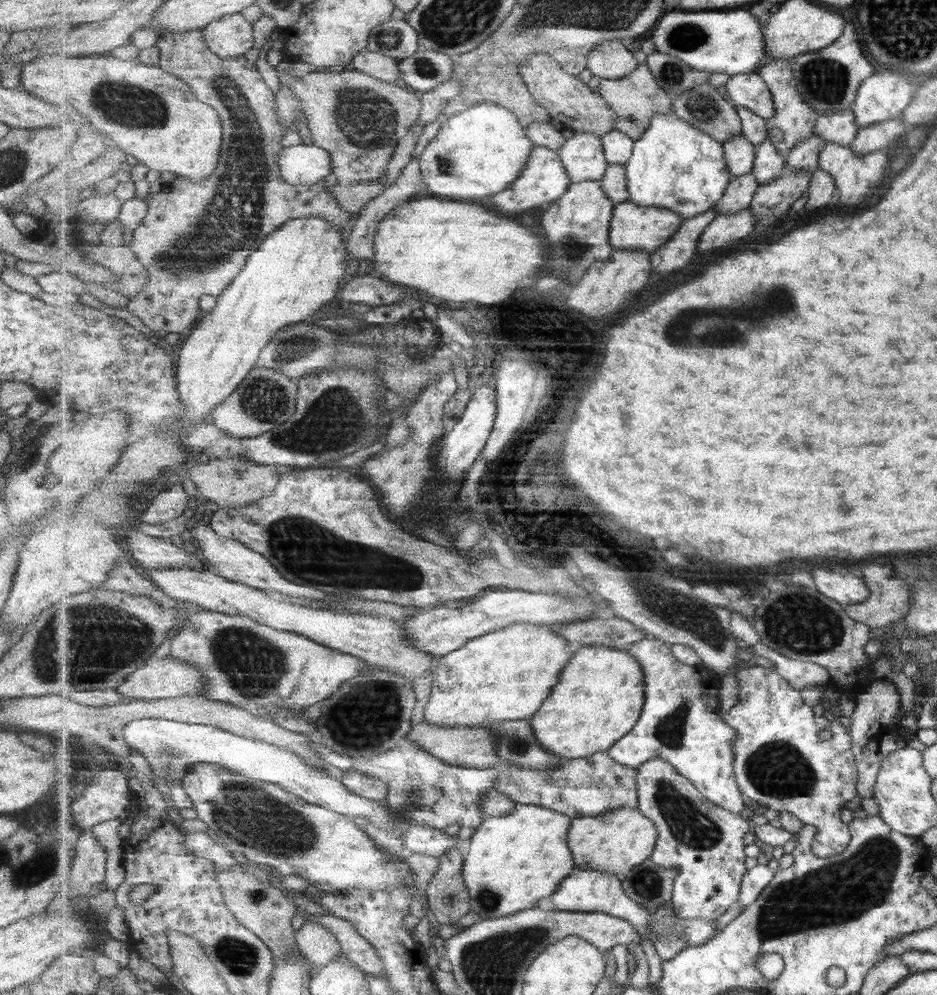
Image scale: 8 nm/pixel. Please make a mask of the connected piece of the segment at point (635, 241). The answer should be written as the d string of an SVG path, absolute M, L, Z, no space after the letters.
M630 200L616 205L610 227L610 240L619 251L639 251L653 254L667 244L677 234L684 223L683 216L668 208L657 206L639 206Z

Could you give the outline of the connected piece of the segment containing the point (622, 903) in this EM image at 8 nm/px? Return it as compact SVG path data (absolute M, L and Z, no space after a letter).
M576 868L551 895L555 910L569 912L605 912L619 916L633 924L633 928L642 936L648 936L648 924L651 913L641 904L637 904L623 890L623 882L615 874L587 871Z

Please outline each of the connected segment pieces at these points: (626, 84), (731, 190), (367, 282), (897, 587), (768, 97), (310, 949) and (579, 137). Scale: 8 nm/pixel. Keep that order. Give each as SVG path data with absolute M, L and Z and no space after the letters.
M640 64L635 71L620 79L601 79L598 92L617 113L614 128L628 134L633 140L639 141L651 126L652 118L656 114L671 114L674 112L674 98L669 98L664 88L657 82L656 76L651 72L649 65Z
M752 173L733 177L725 189L723 198L717 202L714 209L719 214L735 214L750 208L759 186L761 184Z
M373 276L351 277L341 290L342 303L362 303L365 308L383 306L383 304L397 304L399 300L409 297L409 292L397 288L390 282L383 282Z
M891 574L881 584L869 582L869 579L861 579L870 595L863 602L845 606L853 620L861 621L869 625L869 628L883 628L891 622L900 621L905 616L910 605L911 594L899 576Z
M753 71L733 75L725 85L728 99L736 106L744 106L767 120L776 115L776 101L769 85Z
M305 922L300 929L294 931L299 951L314 963L317 968L331 964L342 954L342 946L337 937L318 922Z
M592 132L574 133L559 153L573 183L604 179L609 164L602 137Z

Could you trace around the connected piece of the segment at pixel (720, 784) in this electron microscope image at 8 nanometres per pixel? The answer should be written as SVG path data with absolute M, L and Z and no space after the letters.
M647 637L634 642L627 651L644 668L646 701L636 728L621 738L608 751L609 755L620 764L637 770L653 758L663 758L682 776L693 781L703 797L739 815L745 802L735 773L737 731L724 721L724 715L719 711L719 675L705 666L681 662L673 654L672 645L664 640Z

